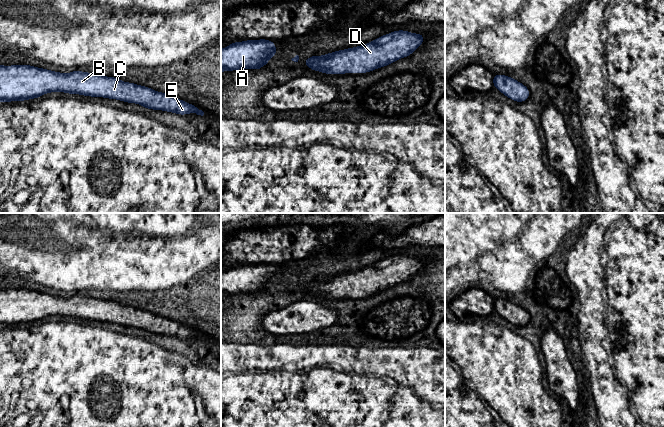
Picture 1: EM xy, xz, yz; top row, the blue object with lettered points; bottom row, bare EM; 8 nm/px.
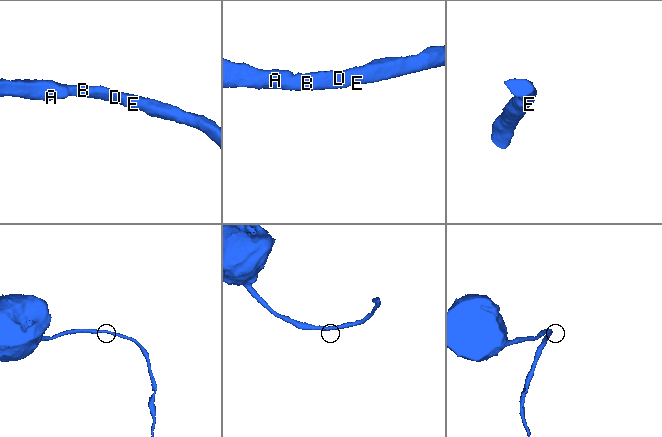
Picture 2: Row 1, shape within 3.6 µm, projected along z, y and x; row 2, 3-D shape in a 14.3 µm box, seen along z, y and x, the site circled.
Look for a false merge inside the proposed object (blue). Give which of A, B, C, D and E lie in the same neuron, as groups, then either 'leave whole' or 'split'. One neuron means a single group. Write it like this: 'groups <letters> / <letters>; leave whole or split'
groups A B C D E; leave whole

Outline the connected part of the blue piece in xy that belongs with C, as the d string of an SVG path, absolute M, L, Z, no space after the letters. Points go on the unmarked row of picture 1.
M0 289L0 326L25 325L38 322L50 316L65 316L68 318L116 323L127 327L139 328L146 333L163 334L180 339L193 336L197 339L204 339L204 336L196 330L169 318L157 316L146 310L123 306L115 301L96 299L78 294L71 297L59 297L31 289Z

